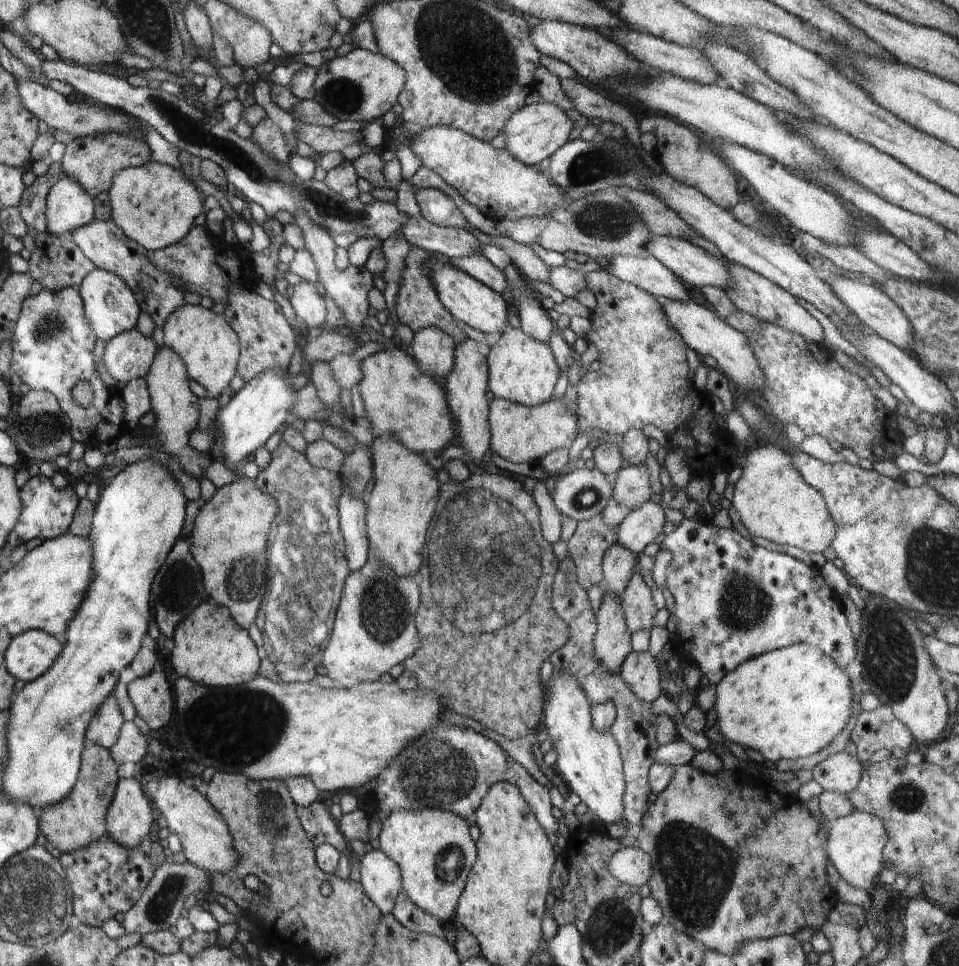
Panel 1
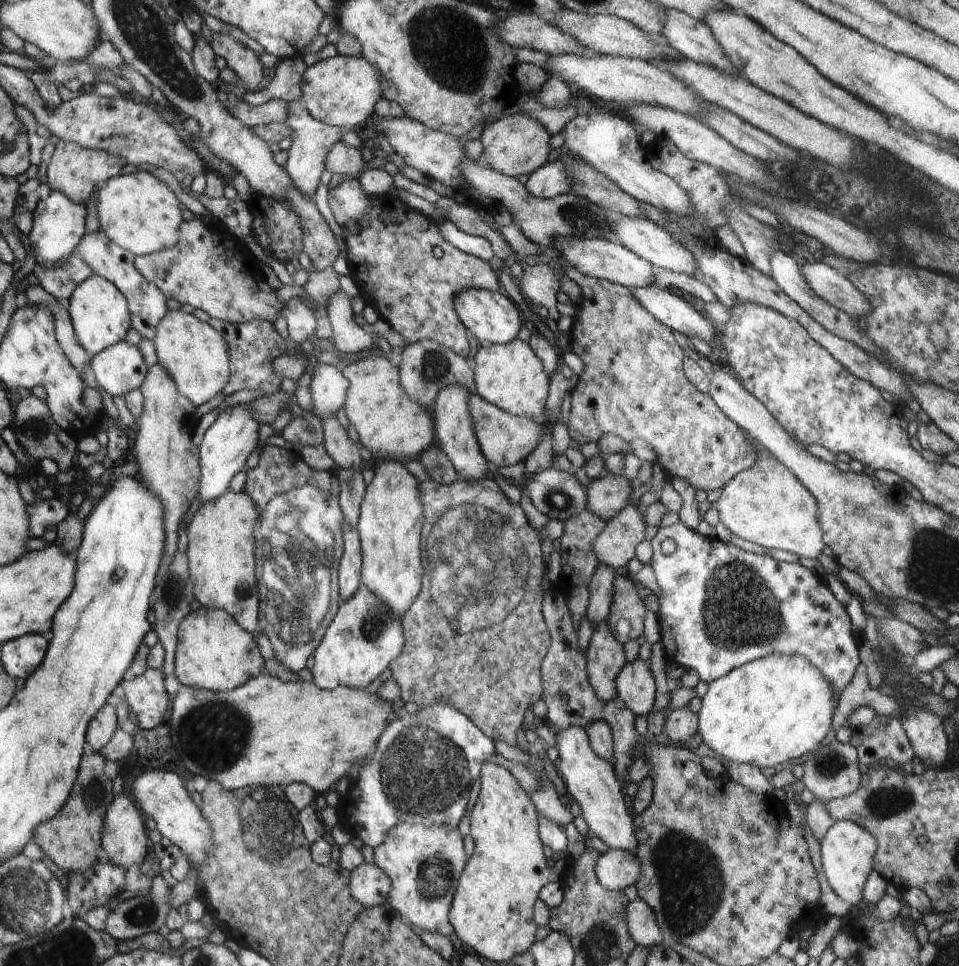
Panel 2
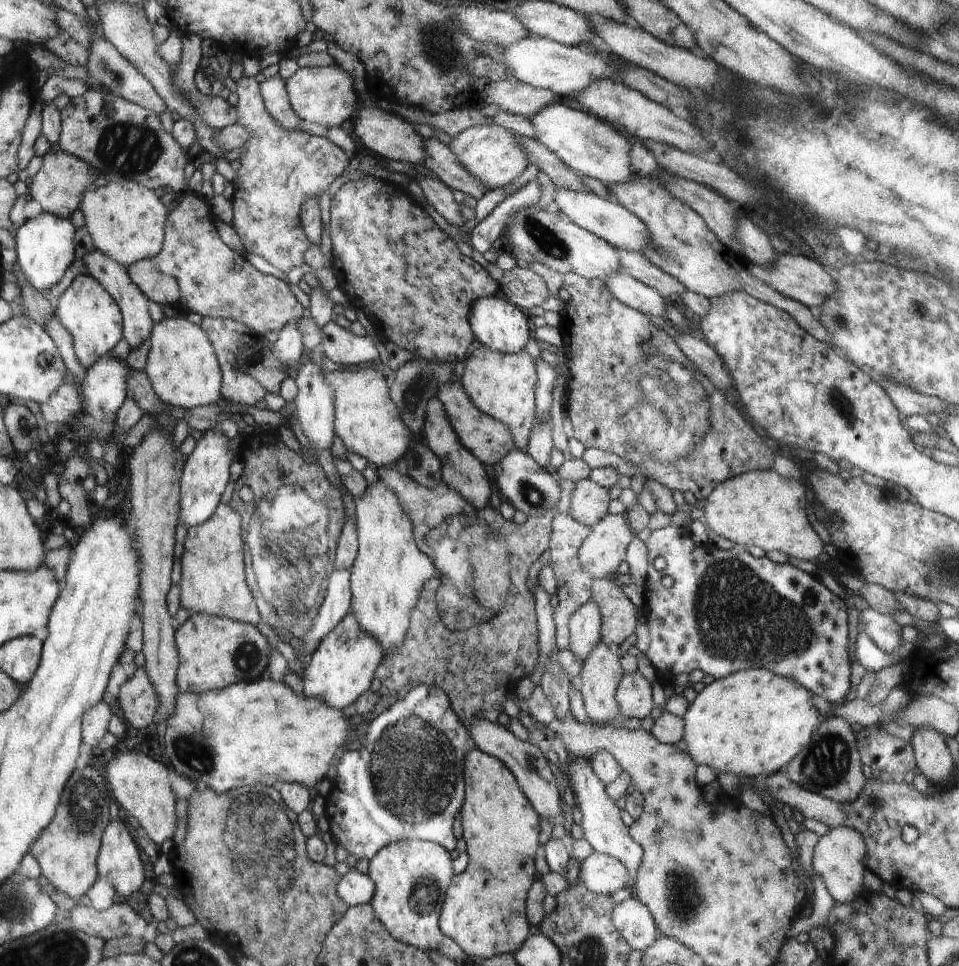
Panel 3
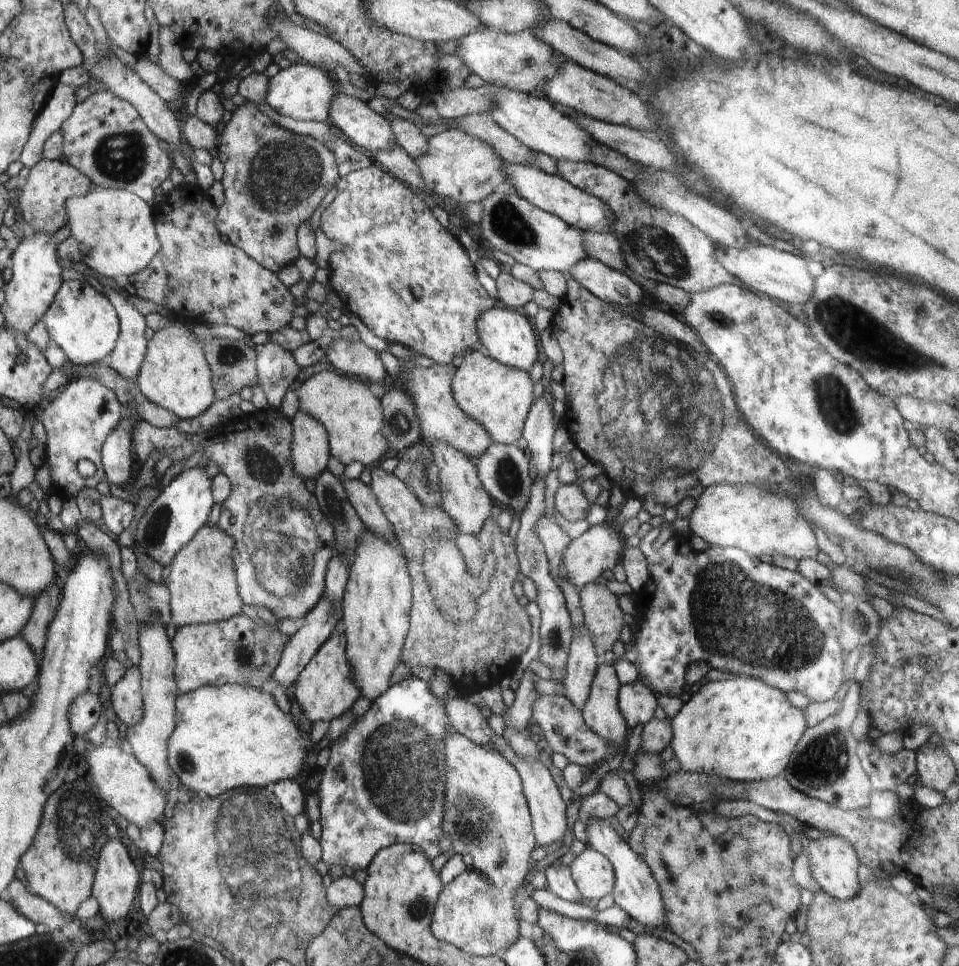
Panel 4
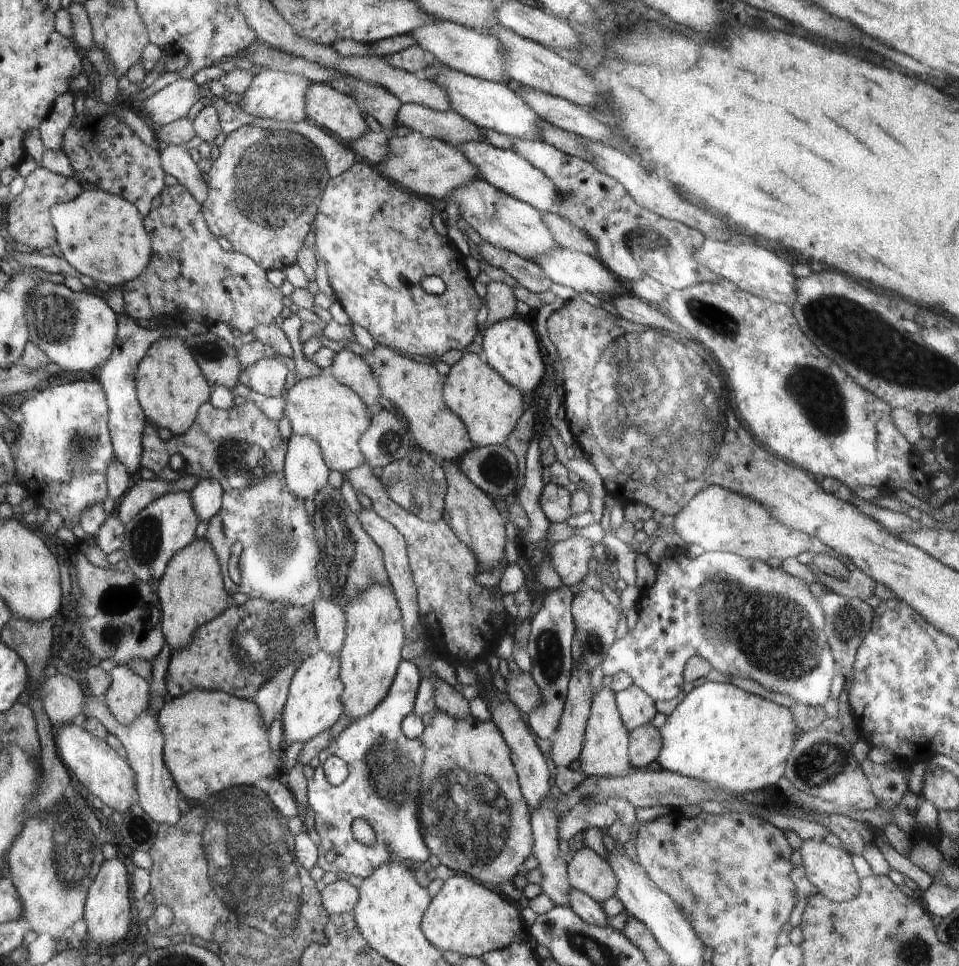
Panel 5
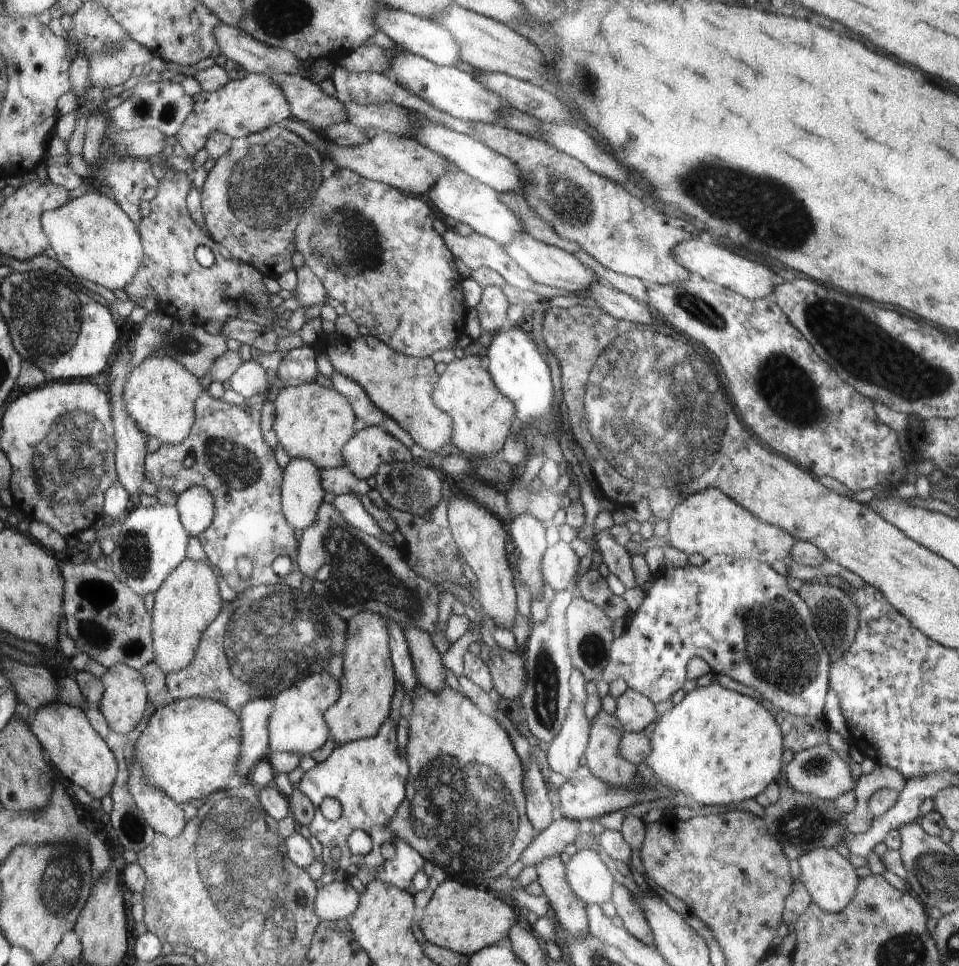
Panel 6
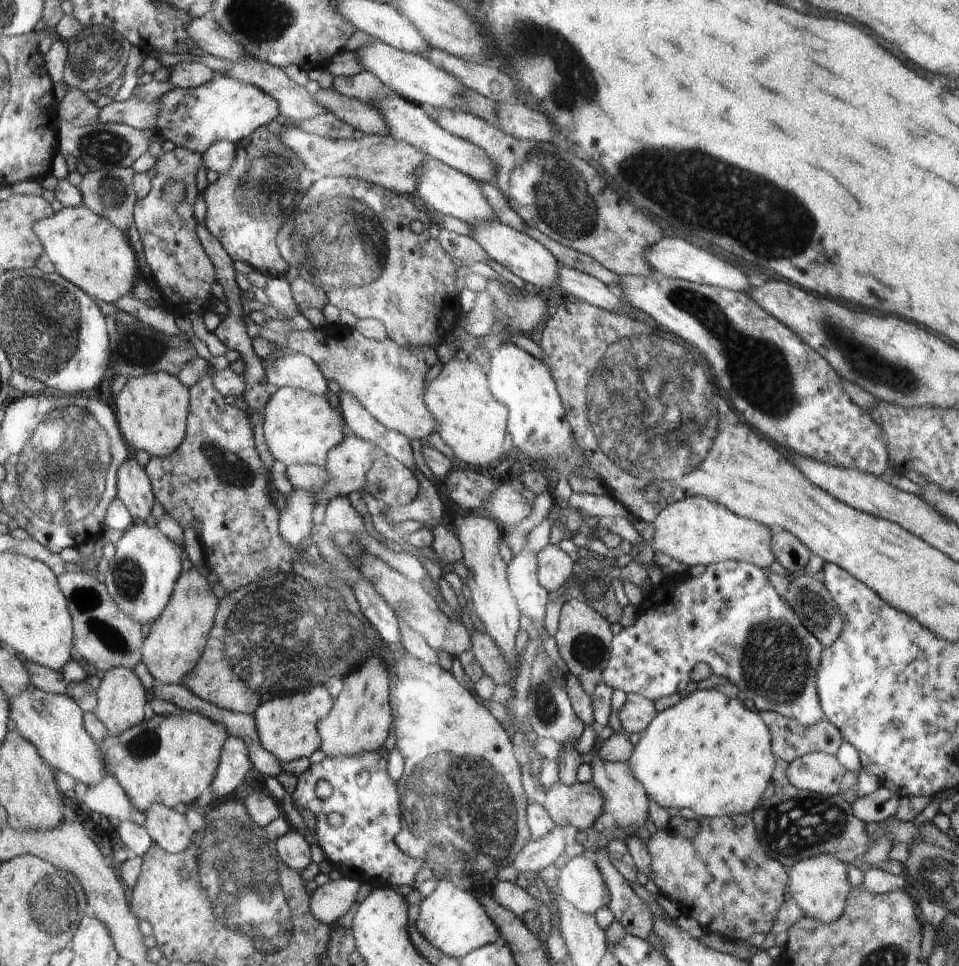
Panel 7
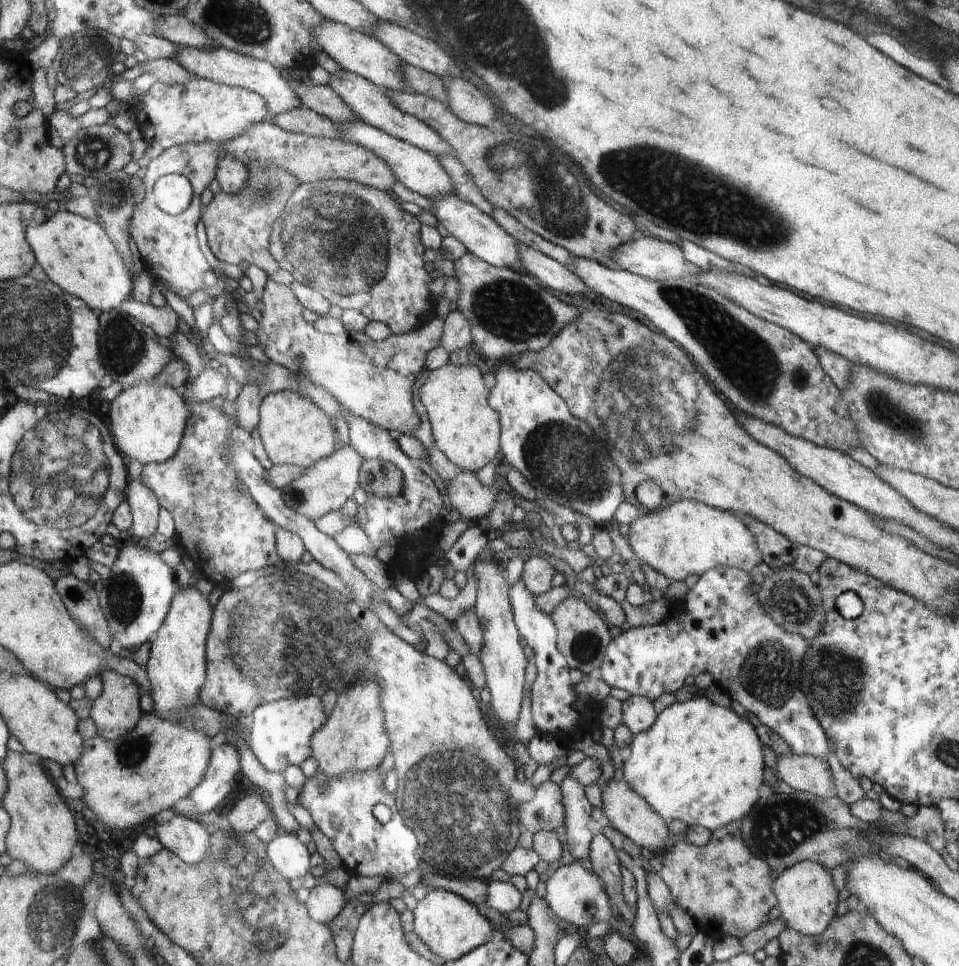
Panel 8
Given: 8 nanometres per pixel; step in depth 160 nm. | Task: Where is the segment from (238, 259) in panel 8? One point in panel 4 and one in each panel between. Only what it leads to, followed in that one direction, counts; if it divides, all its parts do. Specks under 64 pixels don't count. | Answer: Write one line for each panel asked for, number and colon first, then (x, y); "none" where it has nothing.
4: (274, 180)
5: (266, 187)
6: (254, 198)
7: (246, 210)

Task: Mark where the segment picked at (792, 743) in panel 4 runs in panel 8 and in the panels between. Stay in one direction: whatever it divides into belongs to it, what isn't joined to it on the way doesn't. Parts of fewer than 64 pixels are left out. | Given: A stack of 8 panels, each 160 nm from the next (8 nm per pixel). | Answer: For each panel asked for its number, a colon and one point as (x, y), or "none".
5: (720, 734)
6: (716, 747)
7: (712, 755)
8: (701, 763)

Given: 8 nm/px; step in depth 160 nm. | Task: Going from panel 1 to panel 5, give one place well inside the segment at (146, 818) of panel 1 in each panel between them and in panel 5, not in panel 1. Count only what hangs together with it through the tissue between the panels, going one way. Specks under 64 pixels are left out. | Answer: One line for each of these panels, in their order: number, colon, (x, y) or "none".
2: (124, 840)
3: (119, 861)
4: (117, 879)
5: (107, 911)

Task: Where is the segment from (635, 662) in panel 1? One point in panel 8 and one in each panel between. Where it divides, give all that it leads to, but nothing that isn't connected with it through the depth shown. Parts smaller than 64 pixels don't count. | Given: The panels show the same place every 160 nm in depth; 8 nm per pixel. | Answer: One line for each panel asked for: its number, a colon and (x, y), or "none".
2: (635, 686)
3: (634, 694)
4: (637, 703)
5: (637, 708)
6: (635, 711)
7: (637, 714)
8: (638, 714)

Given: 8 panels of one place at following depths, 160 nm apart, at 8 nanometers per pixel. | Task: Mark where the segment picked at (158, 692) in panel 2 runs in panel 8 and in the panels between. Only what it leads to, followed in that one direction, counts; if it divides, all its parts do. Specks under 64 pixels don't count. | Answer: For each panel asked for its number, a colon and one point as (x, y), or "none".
3: (138, 700)
4: (128, 701)
5: (127, 698)
6: (123, 702)
7: (121, 699)
8: (115, 711)

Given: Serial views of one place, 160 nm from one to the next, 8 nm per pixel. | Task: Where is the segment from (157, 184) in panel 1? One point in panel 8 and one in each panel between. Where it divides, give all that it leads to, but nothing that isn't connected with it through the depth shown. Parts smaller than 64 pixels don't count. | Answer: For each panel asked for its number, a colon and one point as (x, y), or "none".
2: (137, 211)
3: (127, 222)
4: (116, 231)
5: (100, 234)
6: (93, 237)
7: (88, 250)
8: (74, 251)

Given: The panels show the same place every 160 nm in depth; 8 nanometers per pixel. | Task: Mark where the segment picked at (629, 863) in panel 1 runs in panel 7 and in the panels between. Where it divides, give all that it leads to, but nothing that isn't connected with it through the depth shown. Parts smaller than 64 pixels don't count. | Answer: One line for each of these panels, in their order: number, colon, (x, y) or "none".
2: (617, 869)
3: (603, 874)
4: (593, 874)
5: (589, 872)
6: (589, 878)
7: (580, 882)

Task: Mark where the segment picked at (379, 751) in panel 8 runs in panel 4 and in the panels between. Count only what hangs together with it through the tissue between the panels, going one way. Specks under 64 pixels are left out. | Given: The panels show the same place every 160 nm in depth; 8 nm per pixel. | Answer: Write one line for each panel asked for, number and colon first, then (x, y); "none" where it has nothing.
4: (377, 603)
5: (370, 657)
6: (367, 683)
7: (360, 721)

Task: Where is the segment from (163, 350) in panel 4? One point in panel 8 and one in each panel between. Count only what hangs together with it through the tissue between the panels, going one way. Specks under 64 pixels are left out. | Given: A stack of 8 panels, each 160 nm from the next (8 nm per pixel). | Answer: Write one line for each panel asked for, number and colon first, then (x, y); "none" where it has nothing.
5: (171, 388)
6: (160, 394)
7: (151, 410)
8: (148, 420)

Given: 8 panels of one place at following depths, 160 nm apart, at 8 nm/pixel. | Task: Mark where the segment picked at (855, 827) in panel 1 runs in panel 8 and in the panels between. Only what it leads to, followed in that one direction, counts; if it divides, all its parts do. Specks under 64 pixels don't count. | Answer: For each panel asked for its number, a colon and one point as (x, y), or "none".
2: (847, 849)
3: (839, 856)
4: (833, 862)
5: (830, 869)
6: (831, 880)
7: (819, 885)
8: (808, 900)

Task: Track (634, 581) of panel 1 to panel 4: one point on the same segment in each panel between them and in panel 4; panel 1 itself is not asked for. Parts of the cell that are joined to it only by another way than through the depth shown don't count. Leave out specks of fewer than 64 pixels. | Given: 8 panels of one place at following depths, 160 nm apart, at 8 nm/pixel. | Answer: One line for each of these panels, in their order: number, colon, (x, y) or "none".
2: (626, 615)
3: (618, 614)
4: (602, 616)

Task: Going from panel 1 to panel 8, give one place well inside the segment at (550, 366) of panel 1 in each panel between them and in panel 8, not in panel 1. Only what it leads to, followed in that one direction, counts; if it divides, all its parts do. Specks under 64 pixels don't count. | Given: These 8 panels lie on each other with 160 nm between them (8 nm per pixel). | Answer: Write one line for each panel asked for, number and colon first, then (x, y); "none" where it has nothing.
2: (511, 376)
3: (502, 385)
4: (498, 397)
5: (488, 403)
6: (482, 416)
7: (473, 423)
8: (465, 427)

